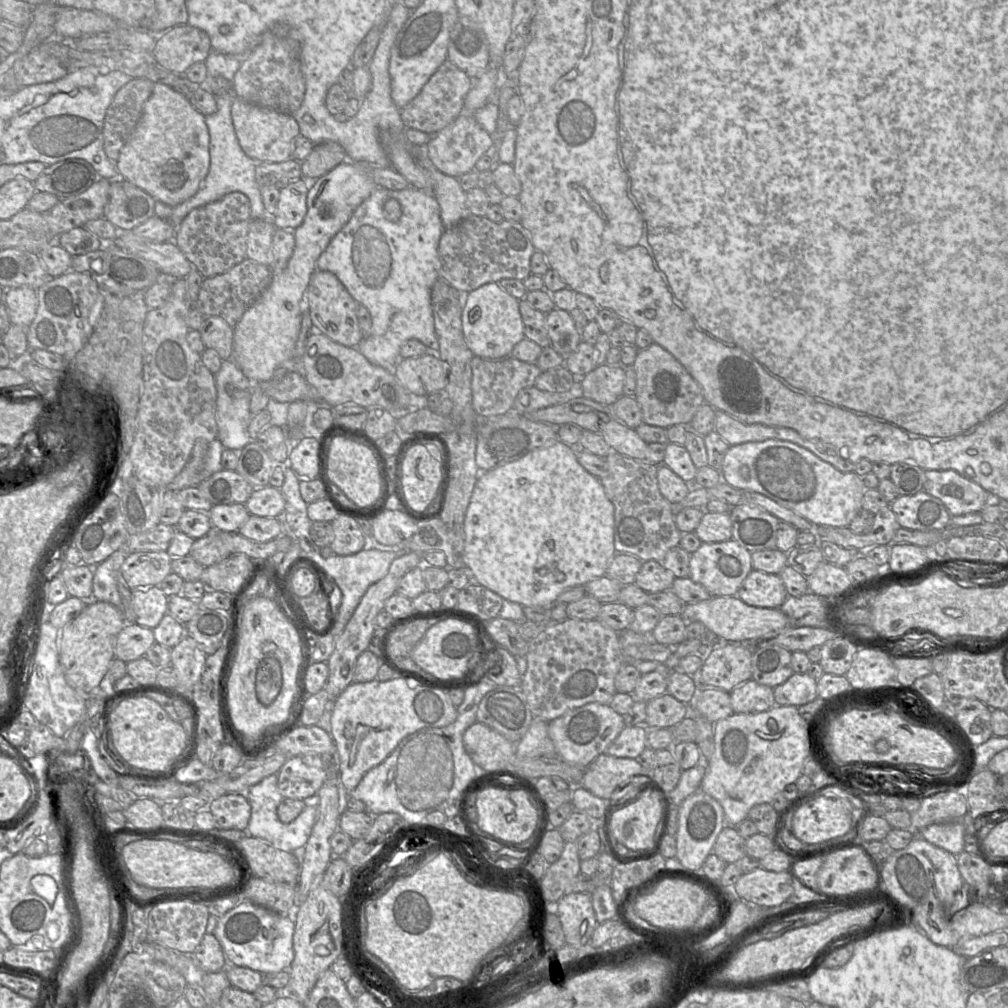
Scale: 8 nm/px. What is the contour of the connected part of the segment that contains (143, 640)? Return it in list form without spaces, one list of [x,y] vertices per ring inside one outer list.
[[[126,623],[116,637],[114,656],[125,663],[143,657],[155,643],[153,629]]]

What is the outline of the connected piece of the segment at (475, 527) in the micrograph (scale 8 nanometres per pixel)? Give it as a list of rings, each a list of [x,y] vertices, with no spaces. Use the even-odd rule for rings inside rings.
[[[559,439],[550,445],[534,449],[515,461],[489,471],[482,471],[465,513],[463,531],[463,561],[473,574],[475,583],[492,590],[503,599],[522,605],[522,607],[551,606],[556,603],[557,597],[566,589],[585,585],[595,578],[606,575],[607,567],[616,553],[614,546],[614,505],[608,499],[600,479],[587,472],[578,462],[577,449],[568,446]]]

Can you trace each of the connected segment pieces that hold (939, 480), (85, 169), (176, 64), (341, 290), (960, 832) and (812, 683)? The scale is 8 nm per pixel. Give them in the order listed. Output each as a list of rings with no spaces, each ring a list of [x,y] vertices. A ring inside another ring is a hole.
[[[925,470],[923,490],[938,498],[951,516],[980,512],[992,499],[979,484],[954,470]]]
[[[67,159],[58,163],[46,166],[41,175],[33,182],[36,191],[54,194],[59,200],[75,197],[86,191],[99,179],[105,179],[98,176],[92,166],[83,159]]]
[[[188,23],[174,26],[157,35],[151,51],[158,65],[184,75],[197,62],[204,62],[212,51],[207,33]]]
[[[316,270],[313,273],[306,290],[306,301],[316,331],[343,346],[358,347],[363,340],[357,316],[359,304],[332,272]]]
[[[962,820],[931,824],[916,833],[916,836],[956,856],[964,851],[965,835],[966,829]]]
[[[793,673],[773,691],[776,705],[799,707],[818,697],[817,680],[808,673]]]

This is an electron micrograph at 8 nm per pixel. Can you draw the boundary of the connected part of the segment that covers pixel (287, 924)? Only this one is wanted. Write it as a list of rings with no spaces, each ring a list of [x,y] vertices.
[[[241,899],[233,909],[219,917],[213,934],[219,941],[228,964],[270,974],[289,971],[294,960],[294,931],[292,914],[278,914]]]

